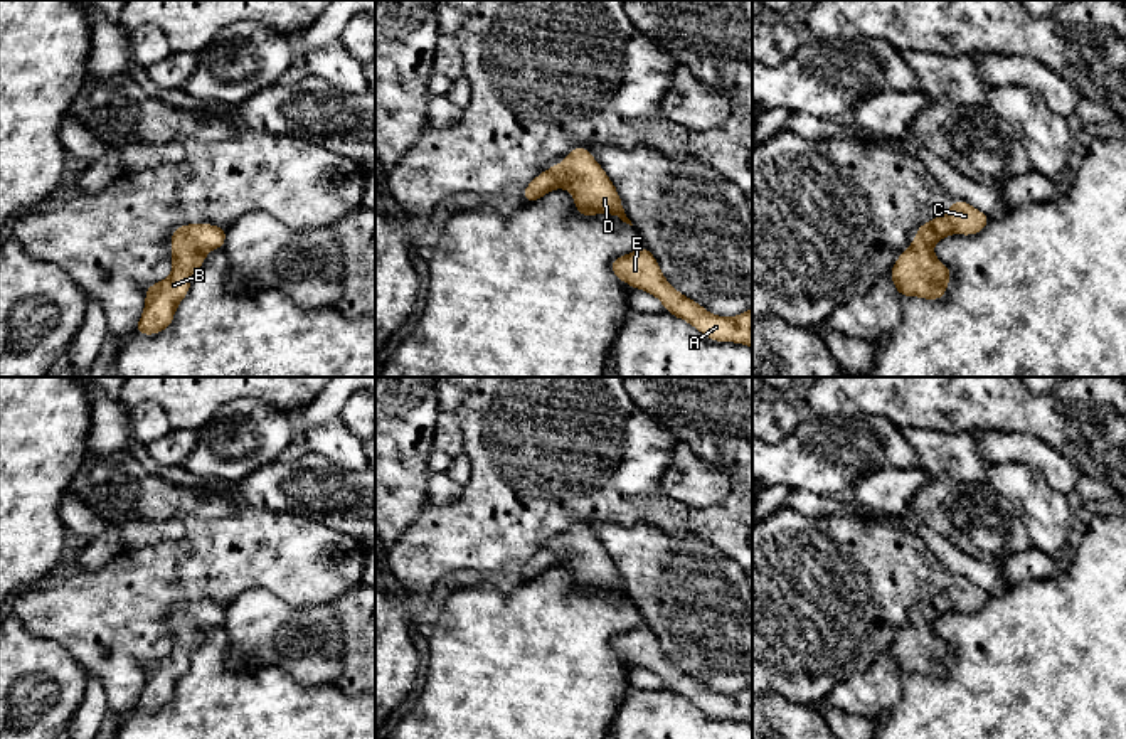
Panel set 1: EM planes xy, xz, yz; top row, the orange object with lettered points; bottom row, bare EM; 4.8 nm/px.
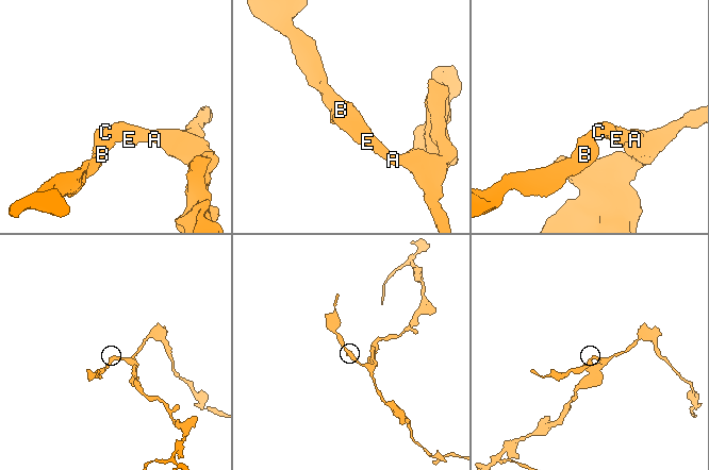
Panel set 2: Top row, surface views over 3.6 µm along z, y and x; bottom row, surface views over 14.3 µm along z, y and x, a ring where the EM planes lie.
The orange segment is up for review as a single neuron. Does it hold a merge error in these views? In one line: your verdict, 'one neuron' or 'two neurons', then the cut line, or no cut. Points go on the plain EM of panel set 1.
one neuron; no cut

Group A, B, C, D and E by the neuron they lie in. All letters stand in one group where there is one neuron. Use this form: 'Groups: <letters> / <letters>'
Groups: A B C D E

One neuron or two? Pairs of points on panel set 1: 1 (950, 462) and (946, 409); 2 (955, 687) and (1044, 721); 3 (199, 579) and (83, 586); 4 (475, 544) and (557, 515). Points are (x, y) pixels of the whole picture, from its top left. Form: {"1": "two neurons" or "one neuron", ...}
{"1": "two neurons", "2": "one neuron", "3": "one neuron", "4": "one neuron"}

